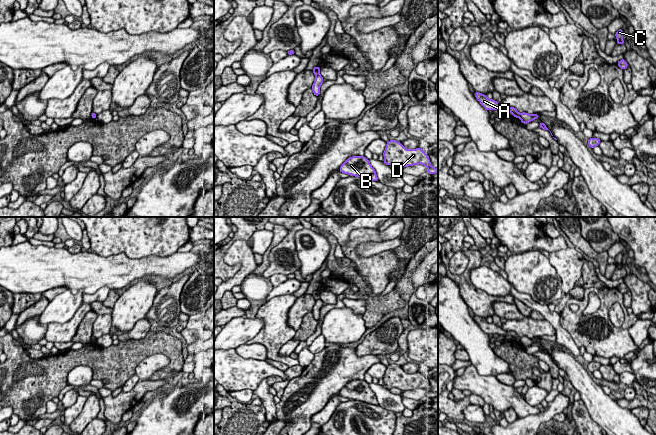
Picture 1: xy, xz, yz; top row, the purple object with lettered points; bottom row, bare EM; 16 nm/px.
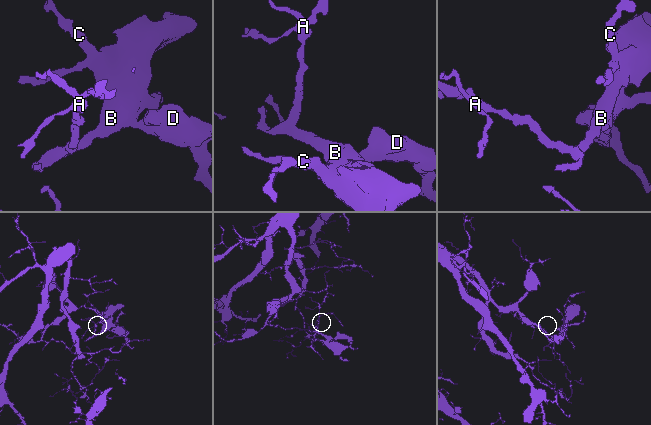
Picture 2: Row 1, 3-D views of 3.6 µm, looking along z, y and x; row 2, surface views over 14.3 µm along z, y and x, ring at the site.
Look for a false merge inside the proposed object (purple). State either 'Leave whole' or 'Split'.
Split

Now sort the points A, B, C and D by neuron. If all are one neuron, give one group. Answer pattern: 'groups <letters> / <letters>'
groups A / B C D

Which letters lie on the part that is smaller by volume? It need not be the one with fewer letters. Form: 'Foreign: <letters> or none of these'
Foreign: B, C, D

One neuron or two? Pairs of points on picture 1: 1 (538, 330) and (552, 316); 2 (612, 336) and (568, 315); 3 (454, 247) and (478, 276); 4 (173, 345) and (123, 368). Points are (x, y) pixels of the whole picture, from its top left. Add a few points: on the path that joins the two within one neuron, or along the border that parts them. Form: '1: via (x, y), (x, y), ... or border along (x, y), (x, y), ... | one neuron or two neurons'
1: border along (544, 318), (552, 326), (555, 334) | two neurons
2: via (599, 342), (590, 344), (574, 331), (574, 328) | one neuron
3: border along (479, 265), (471, 270), (470, 281), (483, 290) | two neurons
4: via (161, 345), (144, 347), (135, 356) | one neuron

